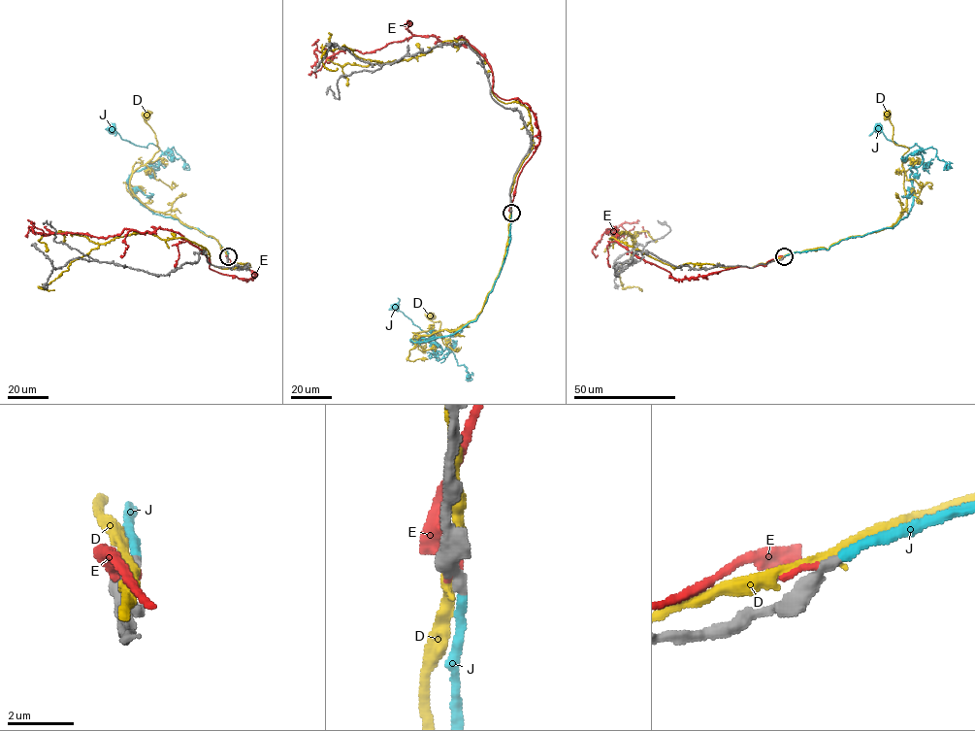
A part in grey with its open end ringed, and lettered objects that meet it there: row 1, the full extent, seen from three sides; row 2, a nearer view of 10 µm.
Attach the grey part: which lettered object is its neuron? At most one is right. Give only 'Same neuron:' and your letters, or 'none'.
Same neuron: J

